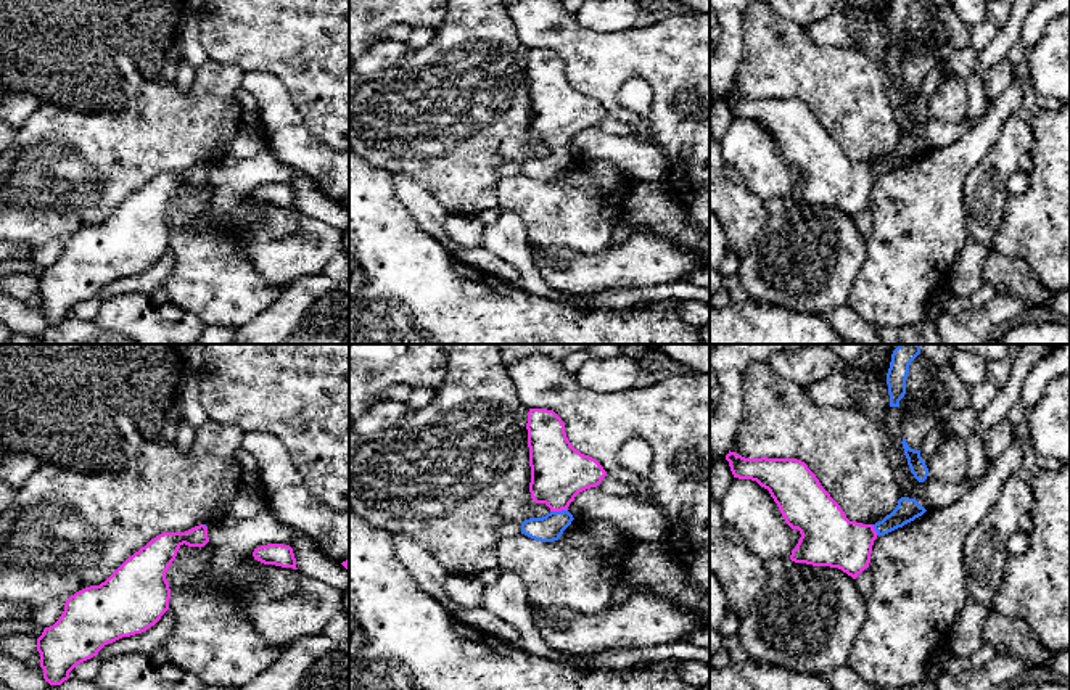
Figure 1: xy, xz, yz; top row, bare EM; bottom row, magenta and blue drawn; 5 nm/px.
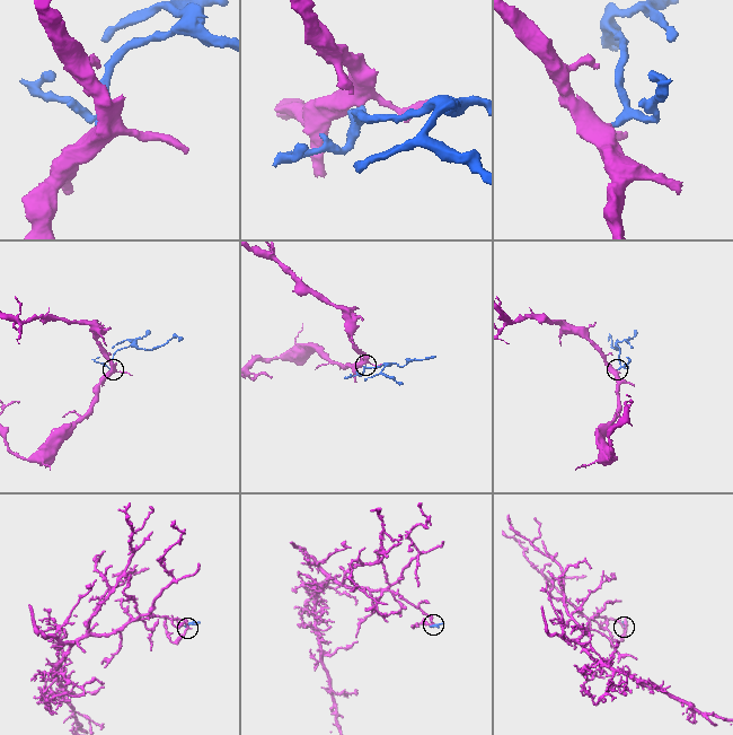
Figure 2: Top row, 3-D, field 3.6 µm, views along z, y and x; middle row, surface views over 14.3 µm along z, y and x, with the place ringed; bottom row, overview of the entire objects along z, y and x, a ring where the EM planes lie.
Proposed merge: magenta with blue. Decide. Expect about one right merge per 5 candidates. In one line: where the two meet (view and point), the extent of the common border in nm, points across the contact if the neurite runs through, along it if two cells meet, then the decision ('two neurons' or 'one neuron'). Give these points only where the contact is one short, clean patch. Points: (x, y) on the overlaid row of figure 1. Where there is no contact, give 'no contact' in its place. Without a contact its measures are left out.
contact xz (559, 510); length 90 nm; way xz (559, 472), (559, 510), (559, 518), (549, 528); one neuron

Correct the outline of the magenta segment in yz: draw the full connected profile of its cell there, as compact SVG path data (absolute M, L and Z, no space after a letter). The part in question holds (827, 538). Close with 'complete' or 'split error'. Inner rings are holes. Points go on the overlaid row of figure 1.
M735 452L726 455L734 478L756 481L768 489L785 523L801 537L790 560L813 566L838 568L856 579L870 563L874 540L922 516L927 510L916 499L901 497L896 508L875 524L850 521L840 505L821 486L808 465L796 458L745 458Z | split error

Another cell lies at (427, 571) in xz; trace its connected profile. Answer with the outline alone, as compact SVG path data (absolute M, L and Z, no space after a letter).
M393 536L393 545L396 557L418 587L446 608L452 606L454 603L444 585L449 573L441 566L434 555L405 536Z

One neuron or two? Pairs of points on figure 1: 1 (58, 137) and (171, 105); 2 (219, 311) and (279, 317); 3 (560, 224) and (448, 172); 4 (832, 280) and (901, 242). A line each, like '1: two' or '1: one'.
1: one
2: two
3: two
4: two

